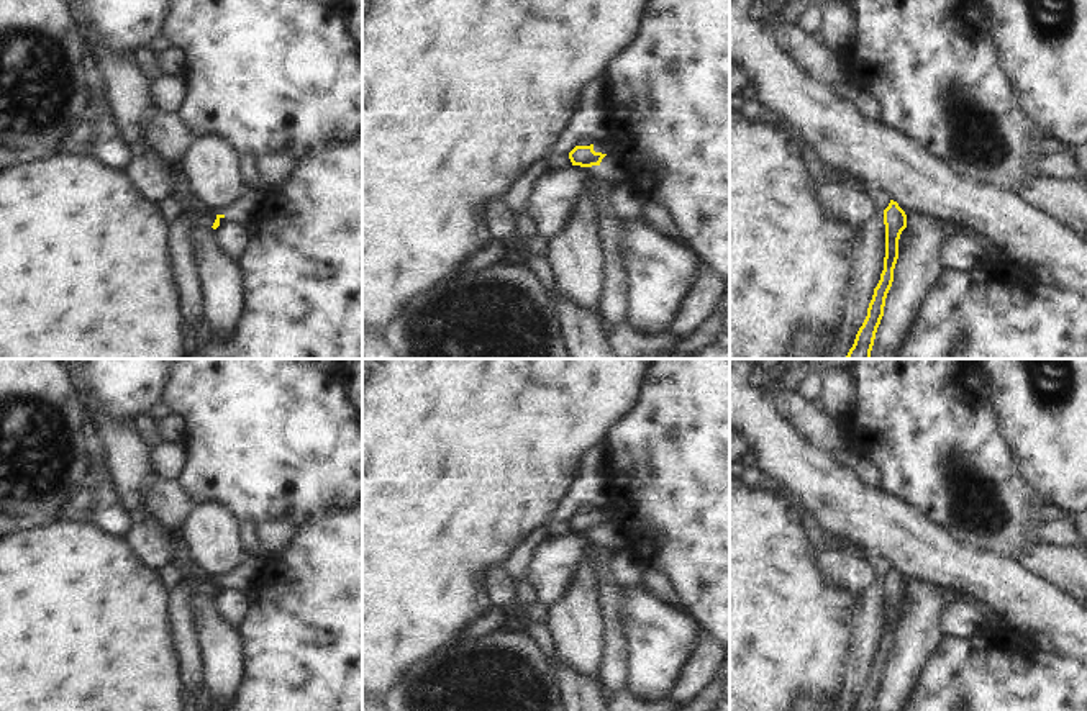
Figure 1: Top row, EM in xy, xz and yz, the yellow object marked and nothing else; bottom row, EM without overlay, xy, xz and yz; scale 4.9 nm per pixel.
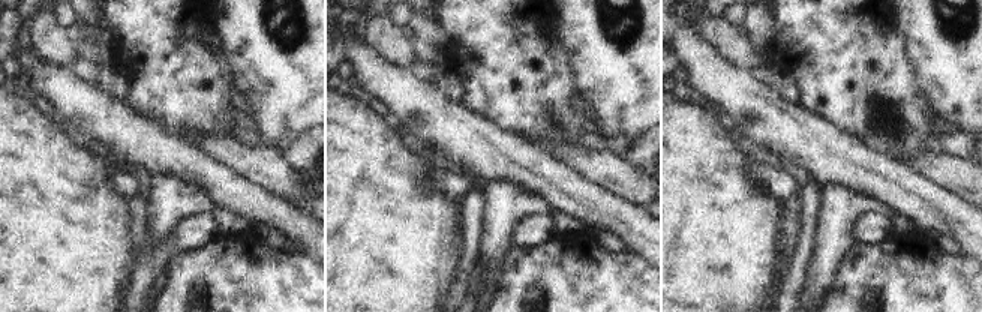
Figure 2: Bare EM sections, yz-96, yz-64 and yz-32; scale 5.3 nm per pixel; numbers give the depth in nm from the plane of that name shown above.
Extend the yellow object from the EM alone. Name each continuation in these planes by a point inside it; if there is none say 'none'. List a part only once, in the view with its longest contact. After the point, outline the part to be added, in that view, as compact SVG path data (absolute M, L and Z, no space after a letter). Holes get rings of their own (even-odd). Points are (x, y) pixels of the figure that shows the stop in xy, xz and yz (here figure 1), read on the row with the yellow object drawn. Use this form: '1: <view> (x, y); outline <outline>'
1: xz (605, 148); outline M607 141L594 143L594 151L602 152L605 157L602 159L600 164L603 167L610 167L612 159L613 159L613 152L615 152L615 144L607 143Z

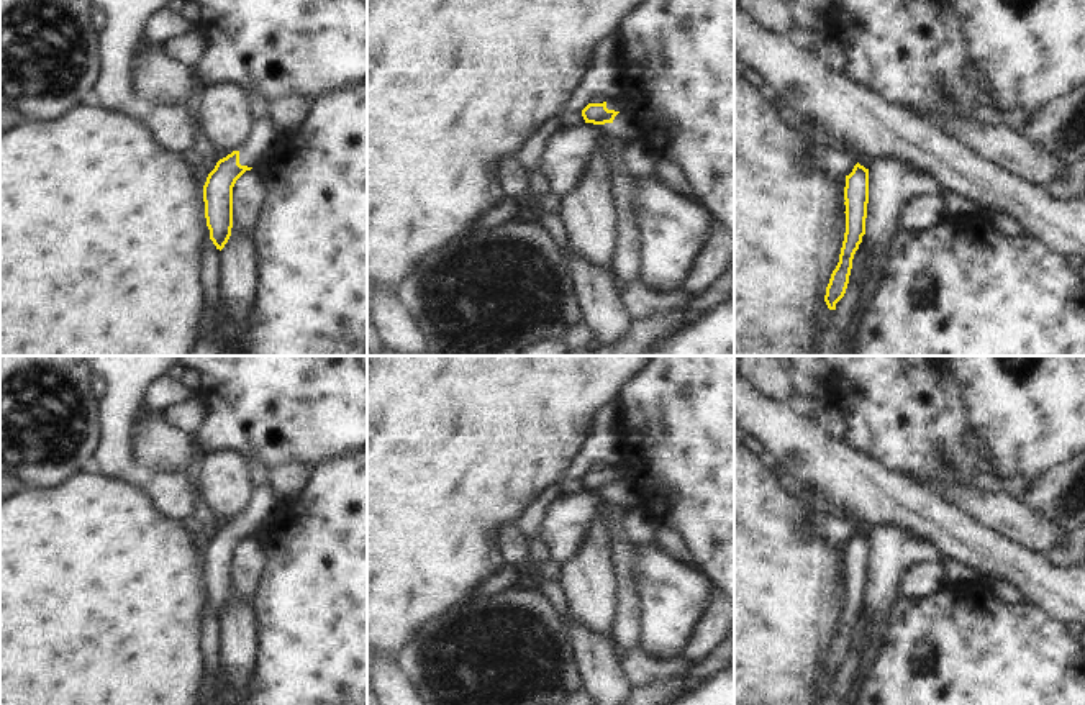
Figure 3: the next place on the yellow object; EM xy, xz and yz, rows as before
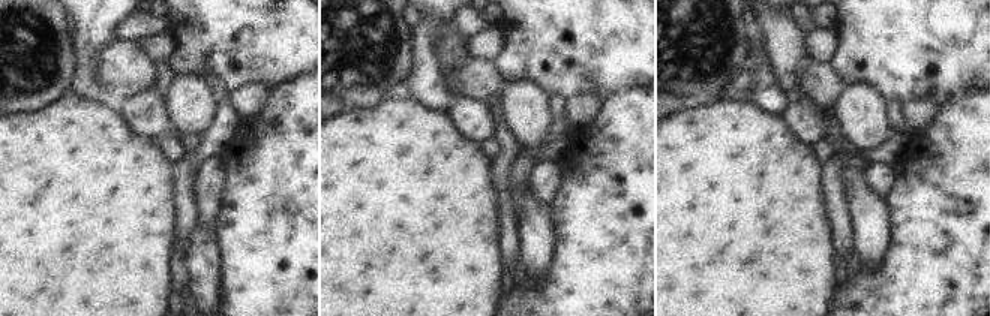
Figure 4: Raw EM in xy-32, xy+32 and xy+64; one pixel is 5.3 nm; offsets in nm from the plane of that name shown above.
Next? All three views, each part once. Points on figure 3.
1: xz (618, 105); outline M620 98L606 100L606 108L615 110L618 115L615 116L613 121L616 125L623 125L624 116L626 116L626 110L628 110L628 102L620 100Z

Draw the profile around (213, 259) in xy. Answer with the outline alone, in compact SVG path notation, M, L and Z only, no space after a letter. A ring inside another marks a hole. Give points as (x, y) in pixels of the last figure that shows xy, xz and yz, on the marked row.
M208 238L205 262L203 262L203 284L207 289L207 305L211 310L221 298L225 298L221 272L223 272L223 254Z

